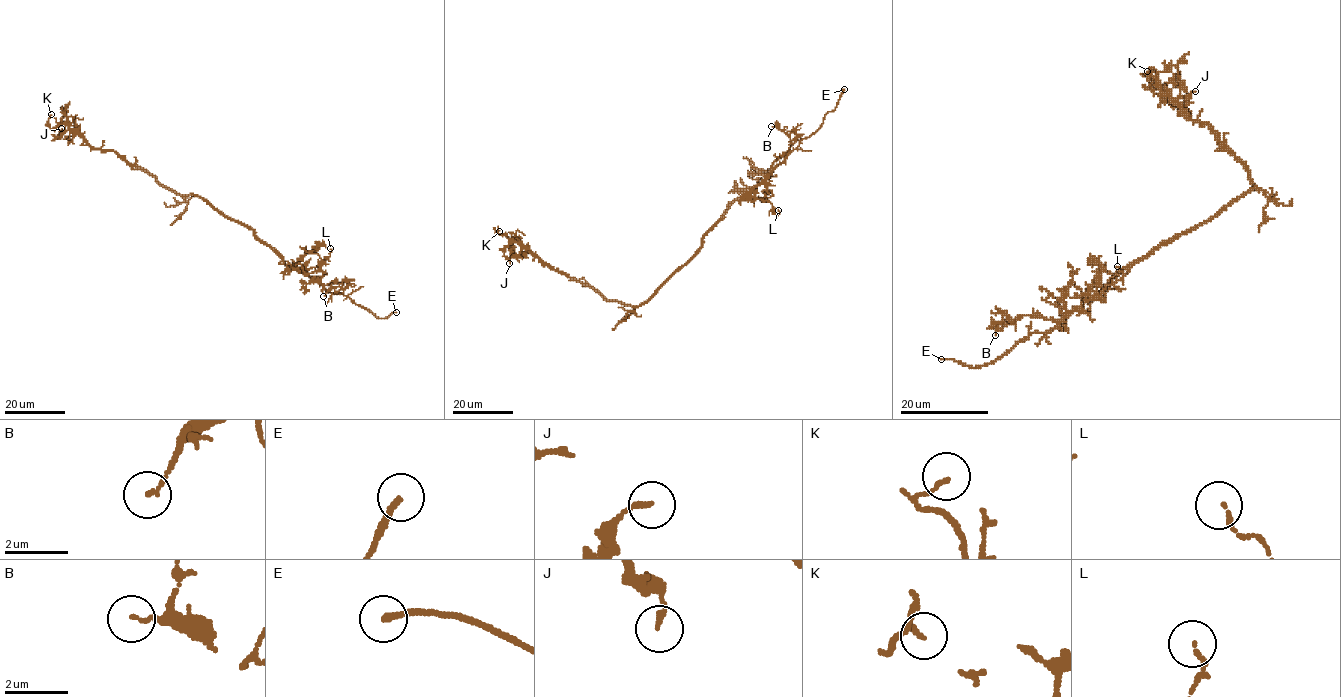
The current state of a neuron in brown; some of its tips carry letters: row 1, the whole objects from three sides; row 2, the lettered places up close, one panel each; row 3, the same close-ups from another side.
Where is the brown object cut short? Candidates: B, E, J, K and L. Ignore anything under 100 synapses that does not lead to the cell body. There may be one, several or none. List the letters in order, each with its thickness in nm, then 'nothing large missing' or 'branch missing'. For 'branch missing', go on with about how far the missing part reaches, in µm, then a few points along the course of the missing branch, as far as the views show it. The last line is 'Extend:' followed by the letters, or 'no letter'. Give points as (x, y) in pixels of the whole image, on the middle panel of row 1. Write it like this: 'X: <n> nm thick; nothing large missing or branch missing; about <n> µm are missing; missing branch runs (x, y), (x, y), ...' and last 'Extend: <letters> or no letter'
B: 110 nm thick; nothing large missing
E: 190 nm thick; branch missing; about 2 µm are missing
J: 150 nm thick; nothing large missing
K: 130 nm thick; nothing large missing
L: 130 nm thick; nothing large missing
Extend: E

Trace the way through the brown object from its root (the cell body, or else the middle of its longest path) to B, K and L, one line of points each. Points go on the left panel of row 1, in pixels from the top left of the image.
B: (236, 221), (249, 227), (287, 265), (300, 269), (322, 285), (342, 282), (342, 286), (330, 288), (323, 296)
K: (236, 221), (198, 196), (179, 194), (163, 187), (113, 151), (95, 150), (67, 124), (51, 128), (51, 114)
L: (236, 221), (249, 227), (287, 265), (297, 270), (316, 267), (329, 255), (330, 248)

